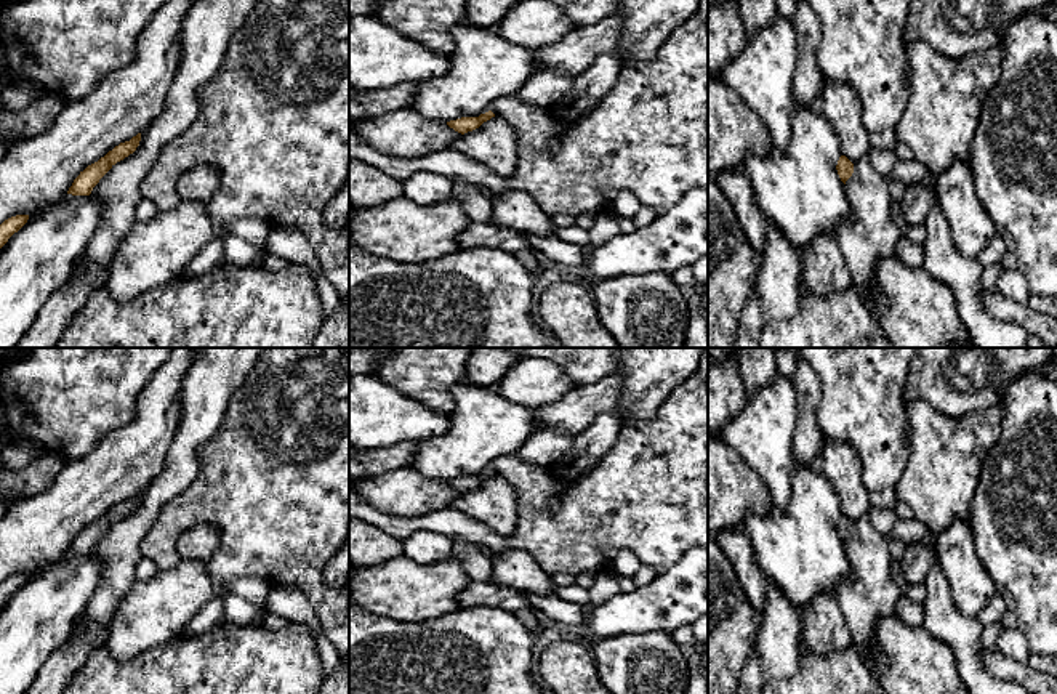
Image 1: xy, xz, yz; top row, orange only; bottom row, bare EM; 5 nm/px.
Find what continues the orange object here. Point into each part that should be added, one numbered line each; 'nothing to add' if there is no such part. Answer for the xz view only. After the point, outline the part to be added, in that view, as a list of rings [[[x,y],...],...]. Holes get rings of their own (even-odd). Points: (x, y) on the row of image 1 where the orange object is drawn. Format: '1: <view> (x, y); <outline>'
nothing to add

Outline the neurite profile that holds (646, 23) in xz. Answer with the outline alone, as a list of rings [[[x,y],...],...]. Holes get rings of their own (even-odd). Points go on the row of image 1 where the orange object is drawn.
[[[618,0],[618,10],[613,14],[621,14],[623,24],[612,54],[620,66],[629,59],[637,63],[649,61],[665,37],[695,14],[698,3],[700,0]]]

